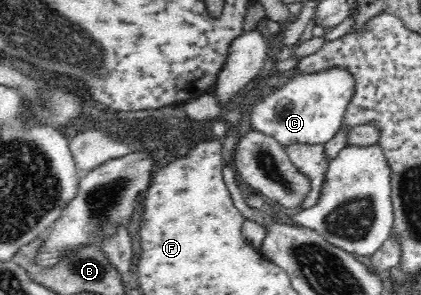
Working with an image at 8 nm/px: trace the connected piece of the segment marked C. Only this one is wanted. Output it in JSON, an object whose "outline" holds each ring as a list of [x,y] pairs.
{"outline":[[[328,69],[311,75],[296,73],[280,90],[253,106],[249,122],[254,130],[274,137],[282,146],[325,145],[339,133],[352,92],[354,79],[346,69]]]}

